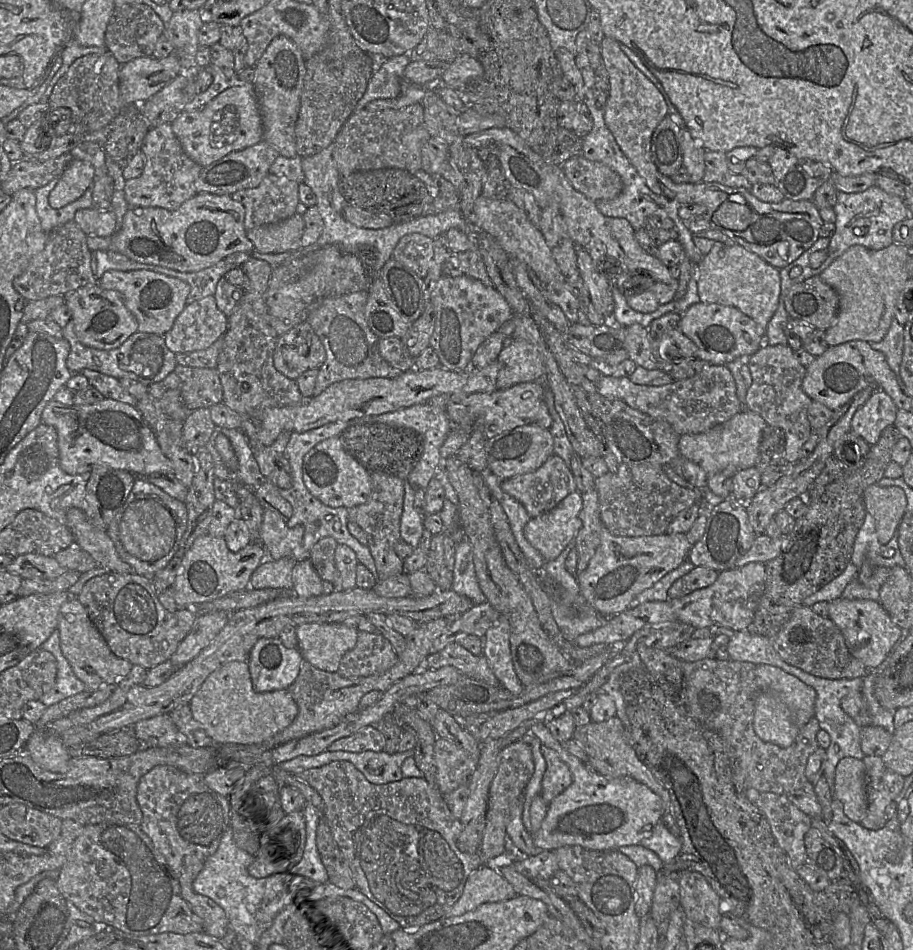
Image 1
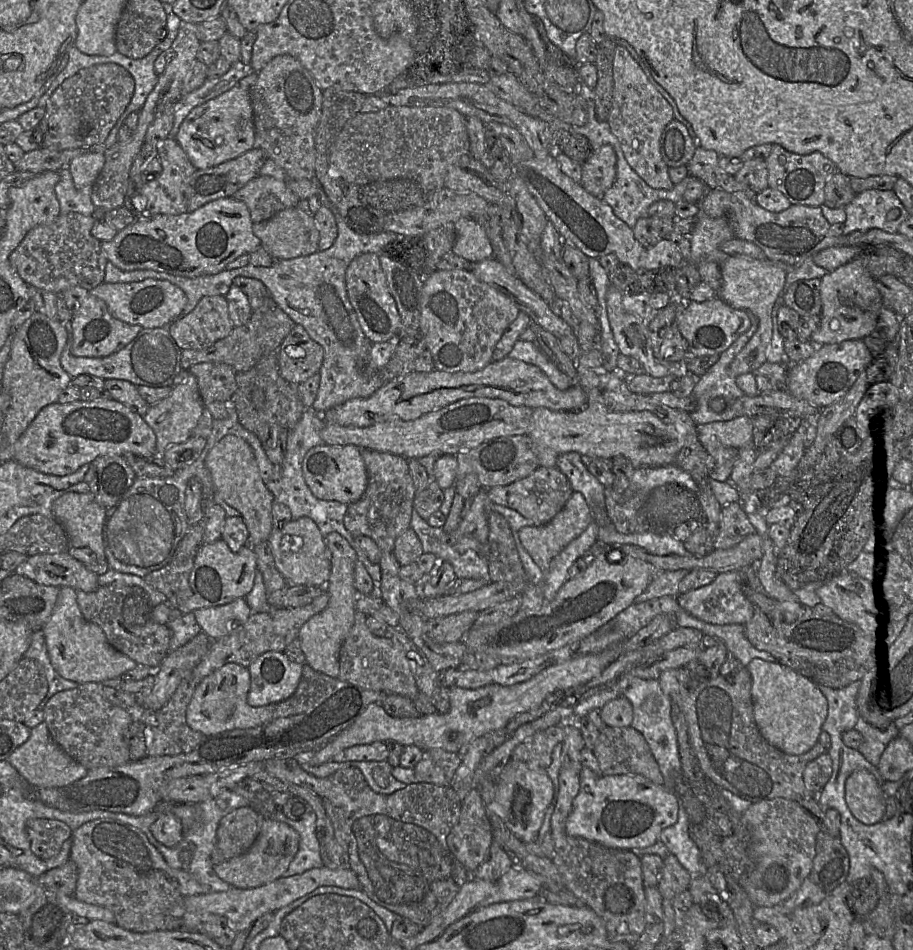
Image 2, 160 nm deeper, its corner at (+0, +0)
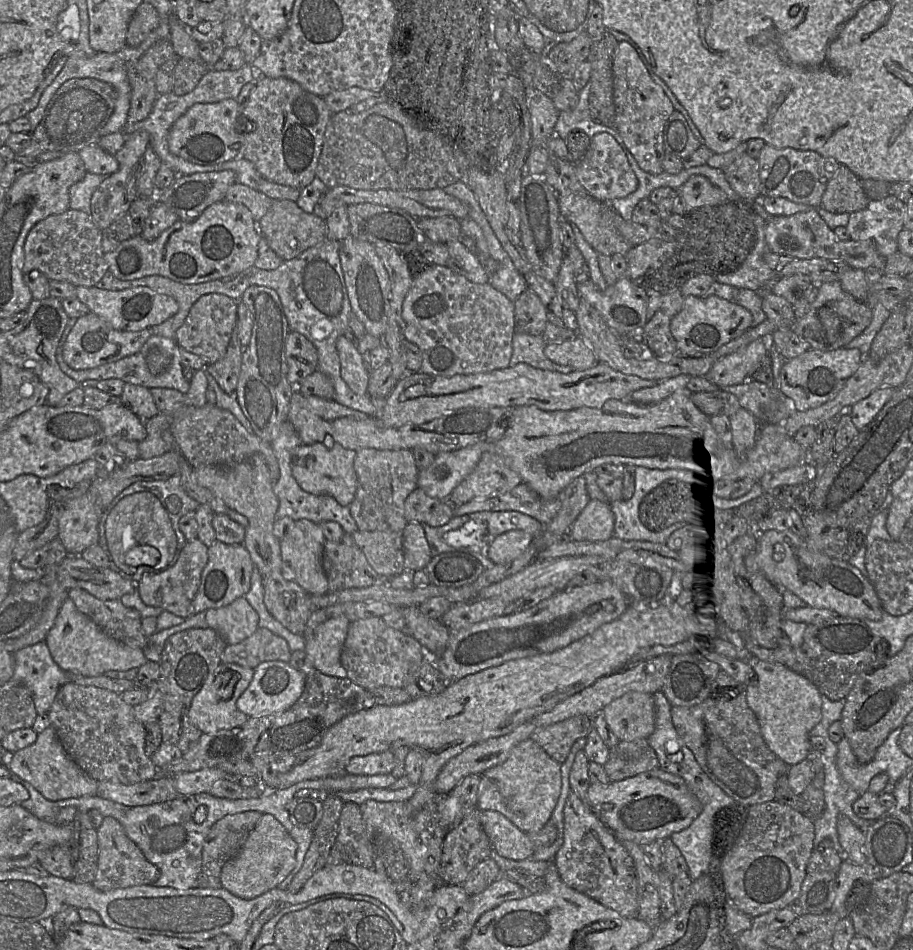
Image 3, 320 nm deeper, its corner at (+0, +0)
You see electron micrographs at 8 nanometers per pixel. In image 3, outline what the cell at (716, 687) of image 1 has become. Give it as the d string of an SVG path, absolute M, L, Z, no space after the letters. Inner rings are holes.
M741 685L735 687L739 691L739 694L735 698L714 698L709 697L703 702L698 705L692 707L684 707L684 706L672 706L671 707L671 716L673 724L680 735L680 737L685 742L685 745L692 751L694 757L702 770L707 774L707 776L716 784L718 785L727 795L732 797L737 803L741 805L745 805L748 807L762 804L765 802L773 801L776 799L775 792L776 792L776 783L778 779L783 776L787 775L790 769L790 766L786 764L783 760L781 760L766 744L763 735L761 733L761 728L758 722L758 719L753 712L753 710L749 707L747 702L747 690L746 685Z

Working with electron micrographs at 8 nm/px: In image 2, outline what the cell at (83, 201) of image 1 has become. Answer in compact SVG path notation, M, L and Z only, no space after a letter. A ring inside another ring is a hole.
M67 167L59 170L59 176L59 181L55 185L55 194L59 201L60 215L71 212L92 215L96 208L91 200L92 186L77 189Z

